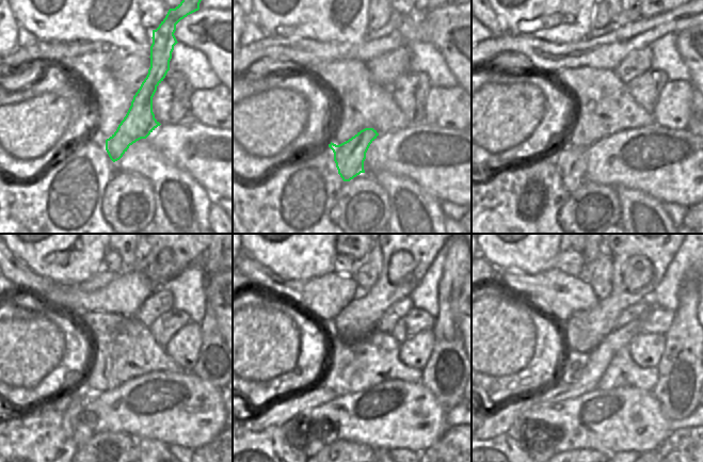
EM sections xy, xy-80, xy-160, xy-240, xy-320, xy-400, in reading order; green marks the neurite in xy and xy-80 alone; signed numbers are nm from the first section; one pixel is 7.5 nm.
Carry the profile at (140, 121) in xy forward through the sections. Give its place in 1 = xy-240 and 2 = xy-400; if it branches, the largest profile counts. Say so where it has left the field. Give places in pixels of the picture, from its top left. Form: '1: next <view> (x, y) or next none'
1: next xy-240 (82, 423)
2: next xy-400 (547, 450)

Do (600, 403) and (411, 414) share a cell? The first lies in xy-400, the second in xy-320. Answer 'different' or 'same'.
same

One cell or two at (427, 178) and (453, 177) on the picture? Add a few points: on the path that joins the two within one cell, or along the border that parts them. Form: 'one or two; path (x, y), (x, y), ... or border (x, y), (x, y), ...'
one; path (433, 179), (438, 181), (443, 177), (447, 177)

